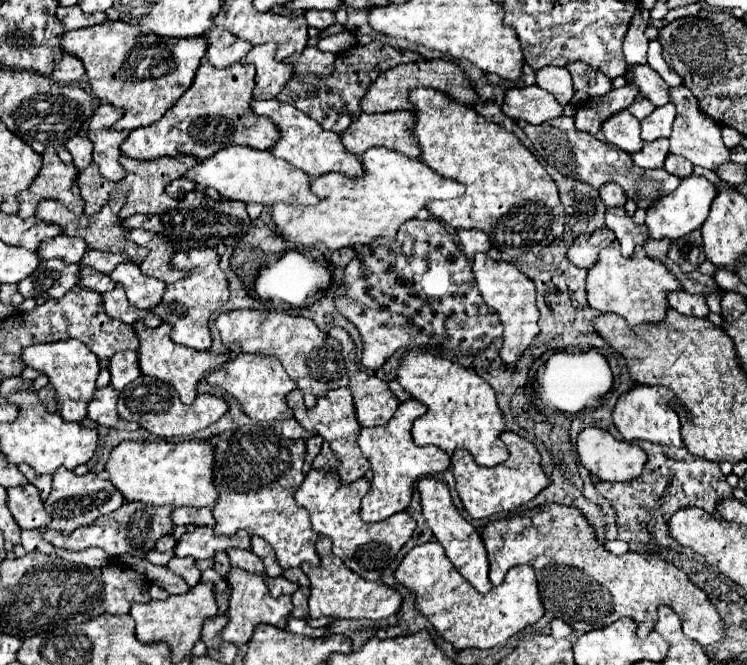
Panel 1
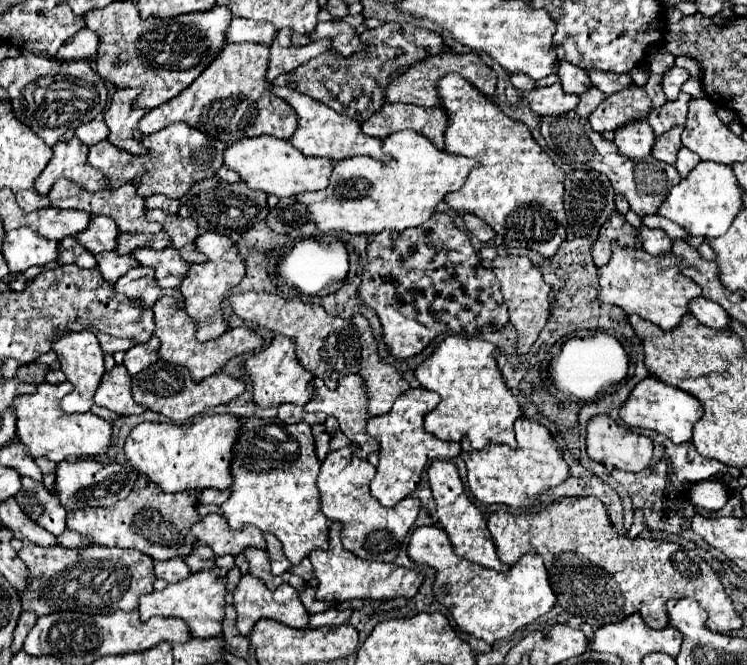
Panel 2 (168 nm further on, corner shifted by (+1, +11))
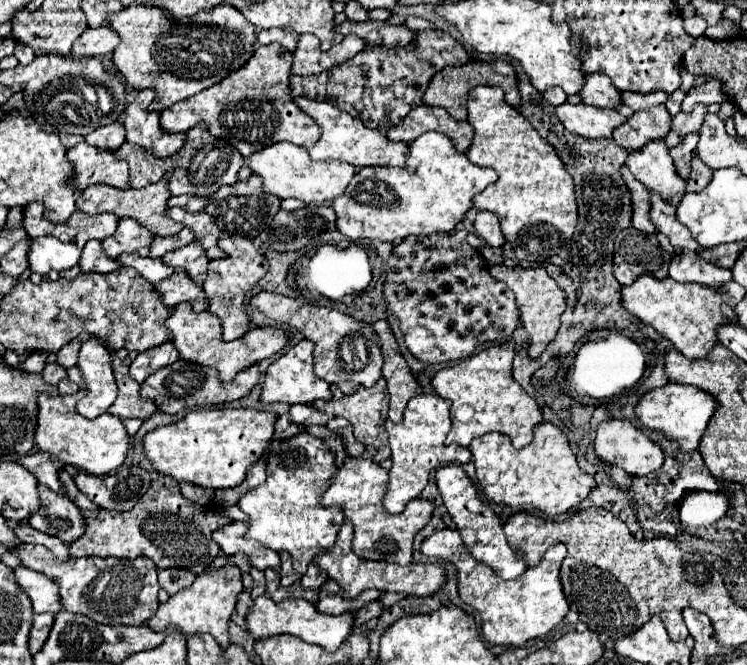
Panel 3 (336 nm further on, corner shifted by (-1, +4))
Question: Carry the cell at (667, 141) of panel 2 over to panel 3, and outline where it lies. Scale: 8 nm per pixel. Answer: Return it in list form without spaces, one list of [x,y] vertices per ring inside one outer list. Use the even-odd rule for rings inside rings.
[[[693,134],[693,136],[685,136],[685,140],[671,148],[671,156],[677,164],[677,172],[681,172],[681,176],[689,176],[691,174],[691,160],[695,158],[695,148],[697,148],[697,142],[699,142],[699,134]]]

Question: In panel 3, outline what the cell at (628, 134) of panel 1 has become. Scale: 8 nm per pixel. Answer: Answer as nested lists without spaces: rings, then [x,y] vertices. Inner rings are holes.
[[[663,140],[649,142],[645,148],[631,152],[627,168],[647,190],[659,194],[665,202],[685,194],[687,180],[677,174],[673,158],[669,156],[669,148]]]

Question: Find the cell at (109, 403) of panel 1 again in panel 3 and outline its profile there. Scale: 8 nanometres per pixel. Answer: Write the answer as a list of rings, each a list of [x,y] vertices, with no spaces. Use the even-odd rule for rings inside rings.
[[[113,360],[113,372],[119,384],[119,396],[109,408],[111,414],[119,418],[149,418],[153,412],[157,412],[157,406],[151,398],[143,398],[139,394],[141,384],[129,376],[129,364],[125,360]]]

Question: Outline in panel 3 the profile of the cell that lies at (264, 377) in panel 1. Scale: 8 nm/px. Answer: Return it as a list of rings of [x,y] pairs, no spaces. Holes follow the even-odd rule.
[[[301,340],[299,344],[295,344],[291,350],[281,354],[267,368],[265,382],[263,382],[263,394],[261,394],[263,404],[273,404],[273,402],[309,404],[315,400],[331,400],[331,398],[333,398],[333,392],[329,384],[323,378],[319,378],[313,370],[313,342],[309,340]]]

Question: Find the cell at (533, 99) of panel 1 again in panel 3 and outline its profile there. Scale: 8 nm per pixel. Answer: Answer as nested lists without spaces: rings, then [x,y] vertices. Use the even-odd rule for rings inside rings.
[[[561,104],[555,108],[557,118],[563,122],[563,126],[569,132],[575,132],[585,138],[601,140],[601,138],[611,138],[613,130],[621,124],[627,122],[625,116],[621,116],[617,110],[609,112],[607,108],[593,108],[587,104]]]

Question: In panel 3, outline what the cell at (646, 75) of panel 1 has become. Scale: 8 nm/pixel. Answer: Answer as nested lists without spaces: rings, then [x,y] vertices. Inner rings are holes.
[[[709,80],[707,84],[699,86],[699,88],[691,88],[687,92],[687,98],[683,100],[681,110],[683,112],[691,112],[695,104],[703,102],[703,104],[721,104],[725,102],[727,96],[723,92],[723,82],[721,80]]]

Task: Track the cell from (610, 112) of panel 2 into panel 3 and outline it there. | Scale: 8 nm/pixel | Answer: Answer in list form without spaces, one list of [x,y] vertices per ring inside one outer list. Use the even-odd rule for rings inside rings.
[[[661,104],[635,112],[621,128],[617,128],[617,132],[613,132],[613,140],[633,152],[641,150],[651,140],[663,140],[669,134],[669,126],[671,114]]]

